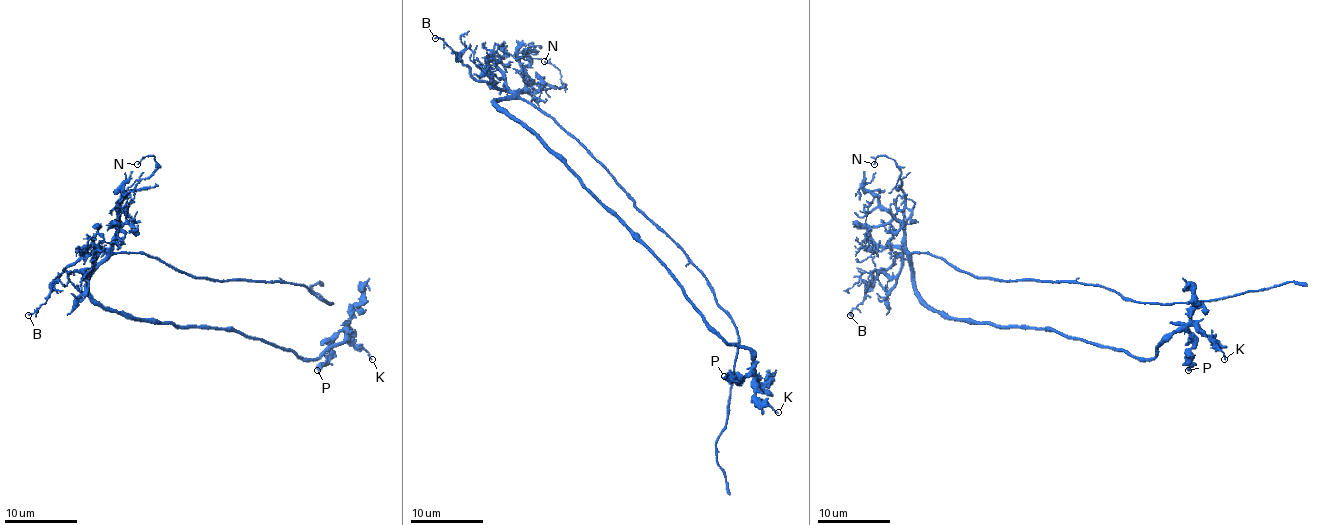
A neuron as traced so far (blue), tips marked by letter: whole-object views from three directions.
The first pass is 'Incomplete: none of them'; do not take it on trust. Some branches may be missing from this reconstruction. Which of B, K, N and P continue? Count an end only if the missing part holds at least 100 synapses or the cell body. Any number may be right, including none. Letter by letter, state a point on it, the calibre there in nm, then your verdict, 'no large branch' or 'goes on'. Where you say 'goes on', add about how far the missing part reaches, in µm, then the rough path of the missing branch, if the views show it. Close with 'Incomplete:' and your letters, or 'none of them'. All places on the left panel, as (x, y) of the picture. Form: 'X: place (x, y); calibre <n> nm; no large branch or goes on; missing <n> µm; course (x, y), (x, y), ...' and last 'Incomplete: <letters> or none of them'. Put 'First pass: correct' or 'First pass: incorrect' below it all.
B: place (28, 315); calibre 120 nm; no large branch
K: place (372, 359); calibre 130 nm; no large branch
N: place (137, 164); calibre 90 nm; no large branch
P: place (317, 370); calibre 500 nm; no large branch
Incomplete: none of them
First pass: correct

